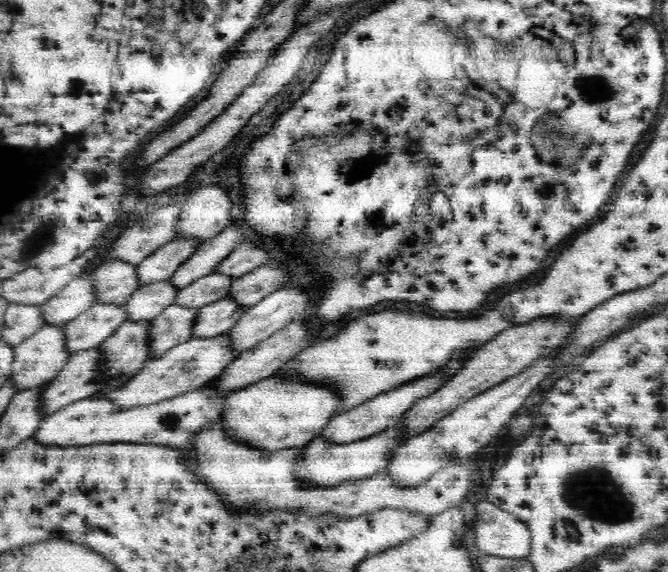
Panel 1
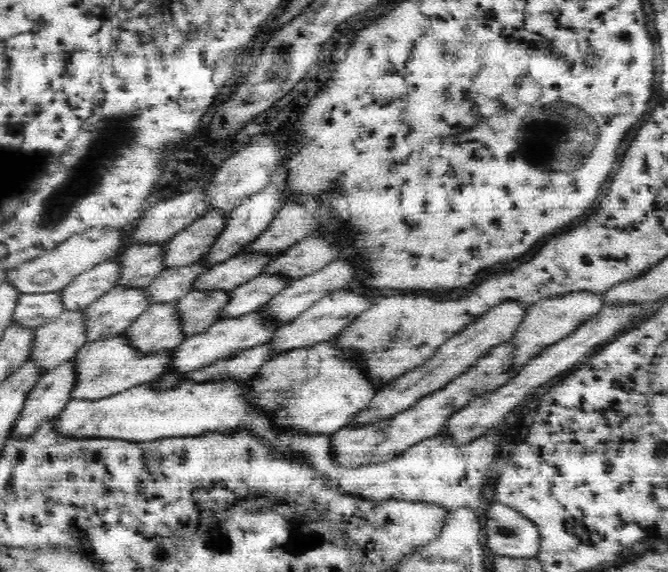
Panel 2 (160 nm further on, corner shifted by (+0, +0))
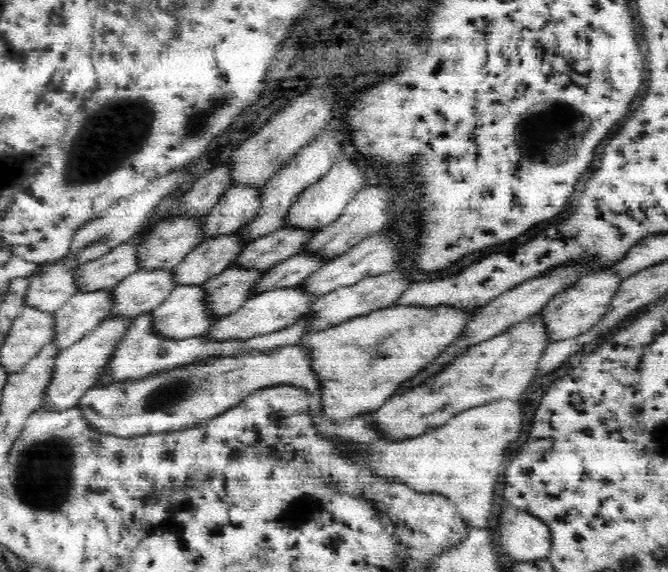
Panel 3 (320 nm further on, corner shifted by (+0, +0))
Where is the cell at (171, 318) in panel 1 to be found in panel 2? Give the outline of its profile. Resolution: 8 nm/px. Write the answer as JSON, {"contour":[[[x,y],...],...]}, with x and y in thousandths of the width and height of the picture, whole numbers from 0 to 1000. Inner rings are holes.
{"contour":[[[287,505],[263,526],[266,551],[272,558],[272,579],[280,589],[305,580],[326,563],[332,538],[341,531],[341,509],[296,509]]]}

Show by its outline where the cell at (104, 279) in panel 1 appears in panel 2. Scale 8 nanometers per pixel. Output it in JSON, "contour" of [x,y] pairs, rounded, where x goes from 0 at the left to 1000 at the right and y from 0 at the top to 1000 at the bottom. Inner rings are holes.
{"contour":[[[249,425],[189,428],[174,451],[180,456],[180,486],[174,498],[217,503],[249,470]]]}

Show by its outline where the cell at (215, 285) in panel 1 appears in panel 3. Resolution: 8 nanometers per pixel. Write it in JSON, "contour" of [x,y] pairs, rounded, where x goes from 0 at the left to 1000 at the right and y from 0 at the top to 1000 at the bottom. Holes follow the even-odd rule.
{"contour":[[[431,393],[371,423],[347,458],[347,467],[371,467],[398,474],[404,467],[451,442],[455,427],[476,400],[446,400]]]}

